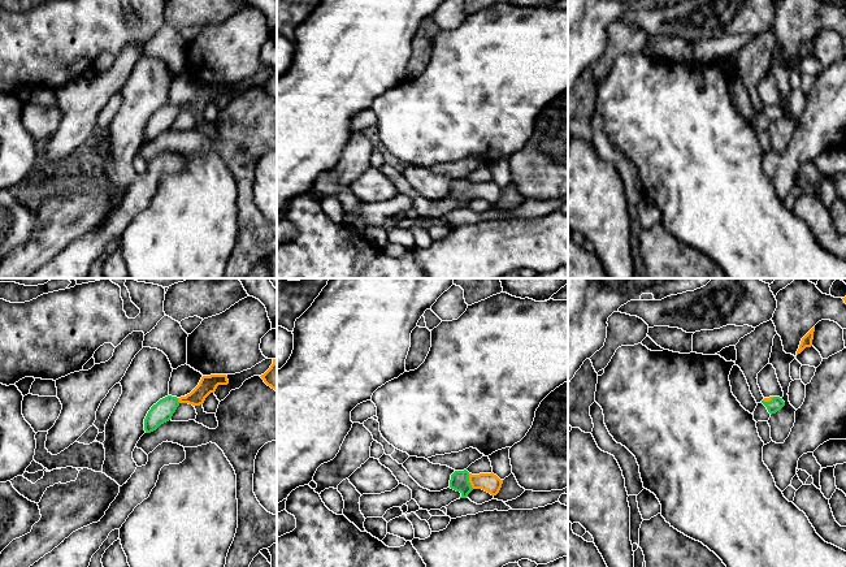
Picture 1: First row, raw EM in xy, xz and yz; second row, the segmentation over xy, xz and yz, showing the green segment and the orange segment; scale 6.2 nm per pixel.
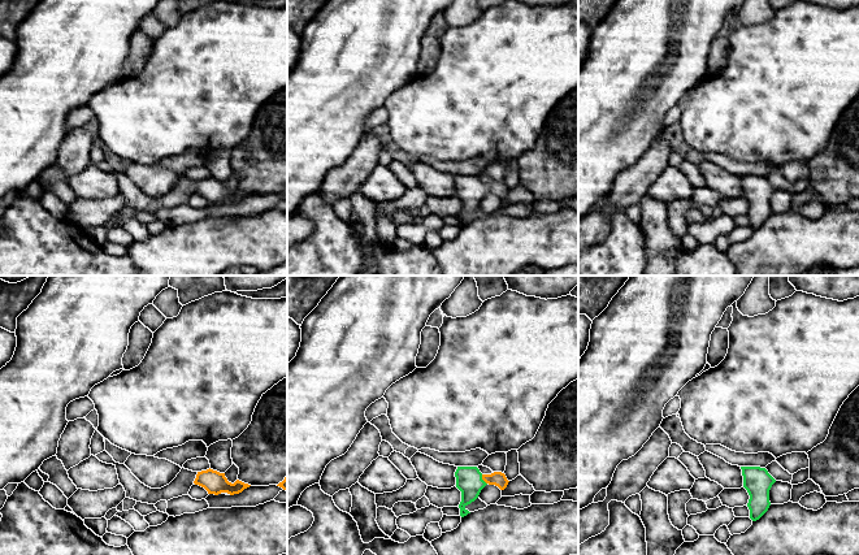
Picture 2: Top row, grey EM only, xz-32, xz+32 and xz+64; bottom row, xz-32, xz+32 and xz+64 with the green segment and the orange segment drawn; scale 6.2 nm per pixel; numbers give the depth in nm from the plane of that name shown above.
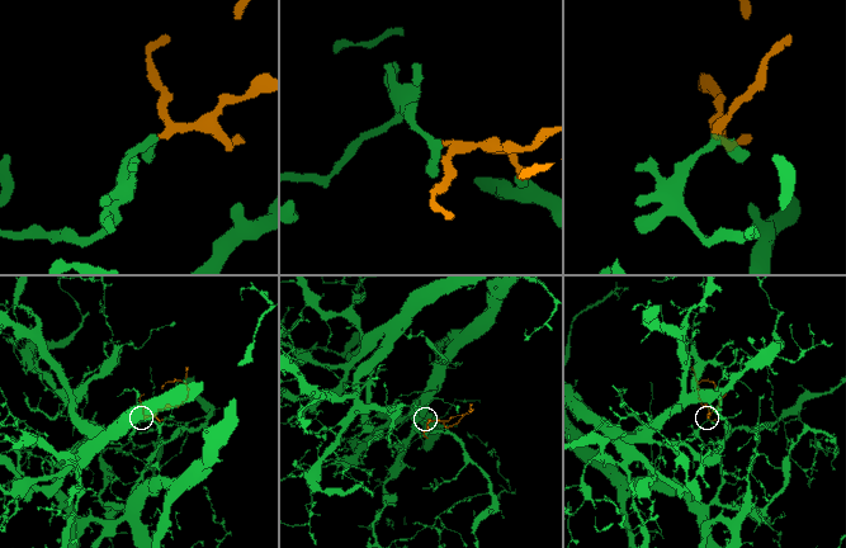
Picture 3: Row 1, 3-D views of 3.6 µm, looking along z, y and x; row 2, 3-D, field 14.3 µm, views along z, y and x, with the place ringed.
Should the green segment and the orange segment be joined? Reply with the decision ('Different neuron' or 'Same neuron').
Same neuron

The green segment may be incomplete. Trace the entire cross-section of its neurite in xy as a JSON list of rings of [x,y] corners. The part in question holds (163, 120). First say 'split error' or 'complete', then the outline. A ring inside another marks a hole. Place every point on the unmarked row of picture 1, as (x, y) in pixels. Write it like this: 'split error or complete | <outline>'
split error | [[[226,83],[203,85],[199,94],[186,105],[177,107],[168,104],[160,108],[151,116],[144,127],[146,142],[151,142],[156,139],[161,133],[169,130],[181,112],[200,114],[211,101],[216,100],[218,94],[227,92],[229,88]]]

